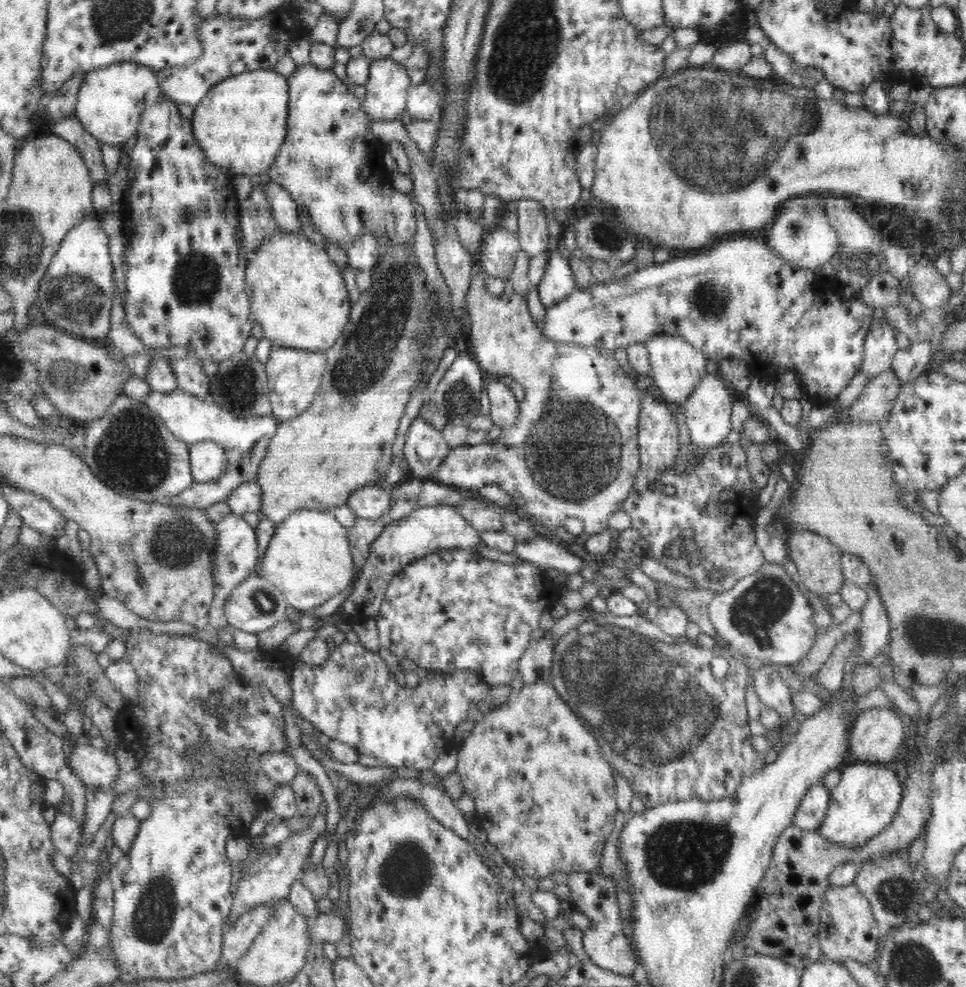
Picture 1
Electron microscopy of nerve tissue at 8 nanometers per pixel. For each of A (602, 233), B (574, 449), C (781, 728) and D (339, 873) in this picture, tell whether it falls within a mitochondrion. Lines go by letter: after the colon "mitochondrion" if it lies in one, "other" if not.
A: mitochondrion
B: mitochondrion
C: other
D: other

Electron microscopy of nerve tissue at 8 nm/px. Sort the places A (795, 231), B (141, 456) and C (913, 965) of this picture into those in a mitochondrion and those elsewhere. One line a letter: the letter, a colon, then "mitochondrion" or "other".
A: mitochondrion
B: mitochondrion
C: mitochondrion

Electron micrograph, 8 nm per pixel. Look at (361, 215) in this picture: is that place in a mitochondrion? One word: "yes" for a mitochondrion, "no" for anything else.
no

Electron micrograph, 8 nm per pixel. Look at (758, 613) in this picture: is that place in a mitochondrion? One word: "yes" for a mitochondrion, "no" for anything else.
yes

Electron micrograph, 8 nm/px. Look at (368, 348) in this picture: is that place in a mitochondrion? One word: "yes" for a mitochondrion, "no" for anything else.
yes

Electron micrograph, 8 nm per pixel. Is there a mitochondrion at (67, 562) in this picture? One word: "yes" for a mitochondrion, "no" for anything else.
no

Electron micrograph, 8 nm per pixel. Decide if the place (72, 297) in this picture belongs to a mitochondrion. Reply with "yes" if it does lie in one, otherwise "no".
yes

